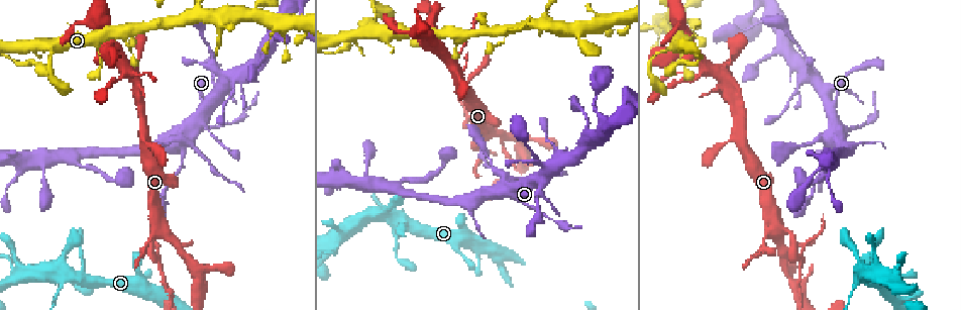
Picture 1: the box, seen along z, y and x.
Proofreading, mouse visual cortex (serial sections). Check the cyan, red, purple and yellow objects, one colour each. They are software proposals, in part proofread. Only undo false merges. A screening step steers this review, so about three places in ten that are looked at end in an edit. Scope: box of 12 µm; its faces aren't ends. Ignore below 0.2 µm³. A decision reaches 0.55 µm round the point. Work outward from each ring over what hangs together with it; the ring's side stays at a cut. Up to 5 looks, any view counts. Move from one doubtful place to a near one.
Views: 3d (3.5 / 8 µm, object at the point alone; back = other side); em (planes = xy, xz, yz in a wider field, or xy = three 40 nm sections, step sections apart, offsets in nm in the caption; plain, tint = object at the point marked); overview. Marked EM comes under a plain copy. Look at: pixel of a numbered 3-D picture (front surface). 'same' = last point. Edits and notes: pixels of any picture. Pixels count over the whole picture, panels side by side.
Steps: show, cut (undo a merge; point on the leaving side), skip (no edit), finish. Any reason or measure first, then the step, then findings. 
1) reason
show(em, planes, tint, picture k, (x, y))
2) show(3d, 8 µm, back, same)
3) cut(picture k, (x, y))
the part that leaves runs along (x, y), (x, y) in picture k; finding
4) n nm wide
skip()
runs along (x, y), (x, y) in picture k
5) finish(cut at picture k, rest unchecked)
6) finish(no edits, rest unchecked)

two arms in line, one across
show(3d, 3.5 µm, picture 1, (817, 80))

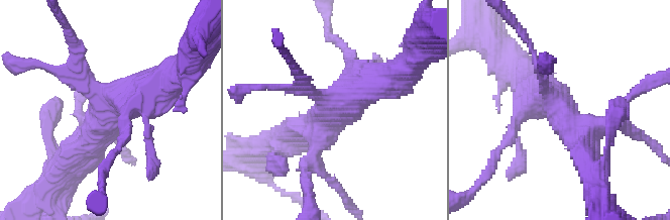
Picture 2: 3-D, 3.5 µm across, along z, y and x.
need the tissue
show(em, xy, step 5, tint, picture 2, (111, 110))

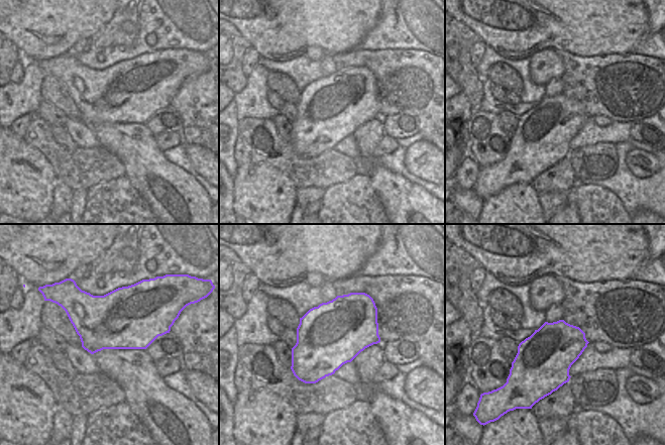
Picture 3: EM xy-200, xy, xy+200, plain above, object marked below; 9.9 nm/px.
650 nm wide
skip()
runs along (71, 157), (120, 102), (160, 83) in picture 2; one cell here

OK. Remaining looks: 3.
three arms meet
show(3d, 3.5 µm, picture 1, (63, 274))

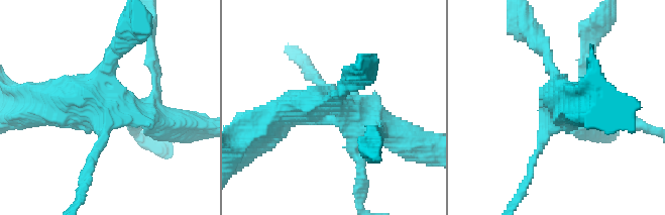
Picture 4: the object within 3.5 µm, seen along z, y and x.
shape alone is not enough
show(em, xy, step 3, tint, picture 4, (104, 106))

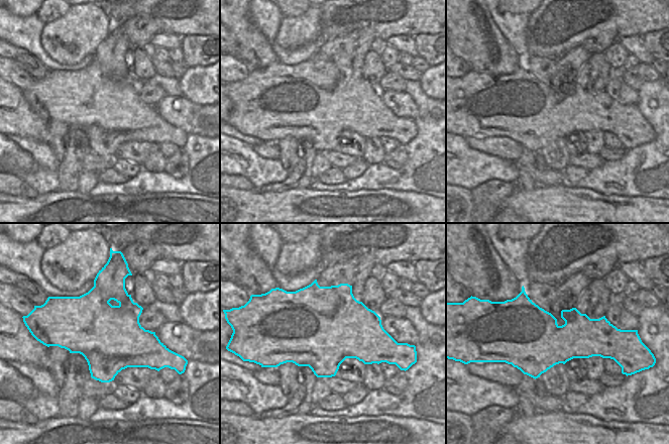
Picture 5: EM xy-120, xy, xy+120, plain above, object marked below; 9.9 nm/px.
skip()
runs along (160, 122), (77, 101), (43, 110) in picture 4; all the same cell

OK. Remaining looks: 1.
finish(no edits, rest unchecked)

